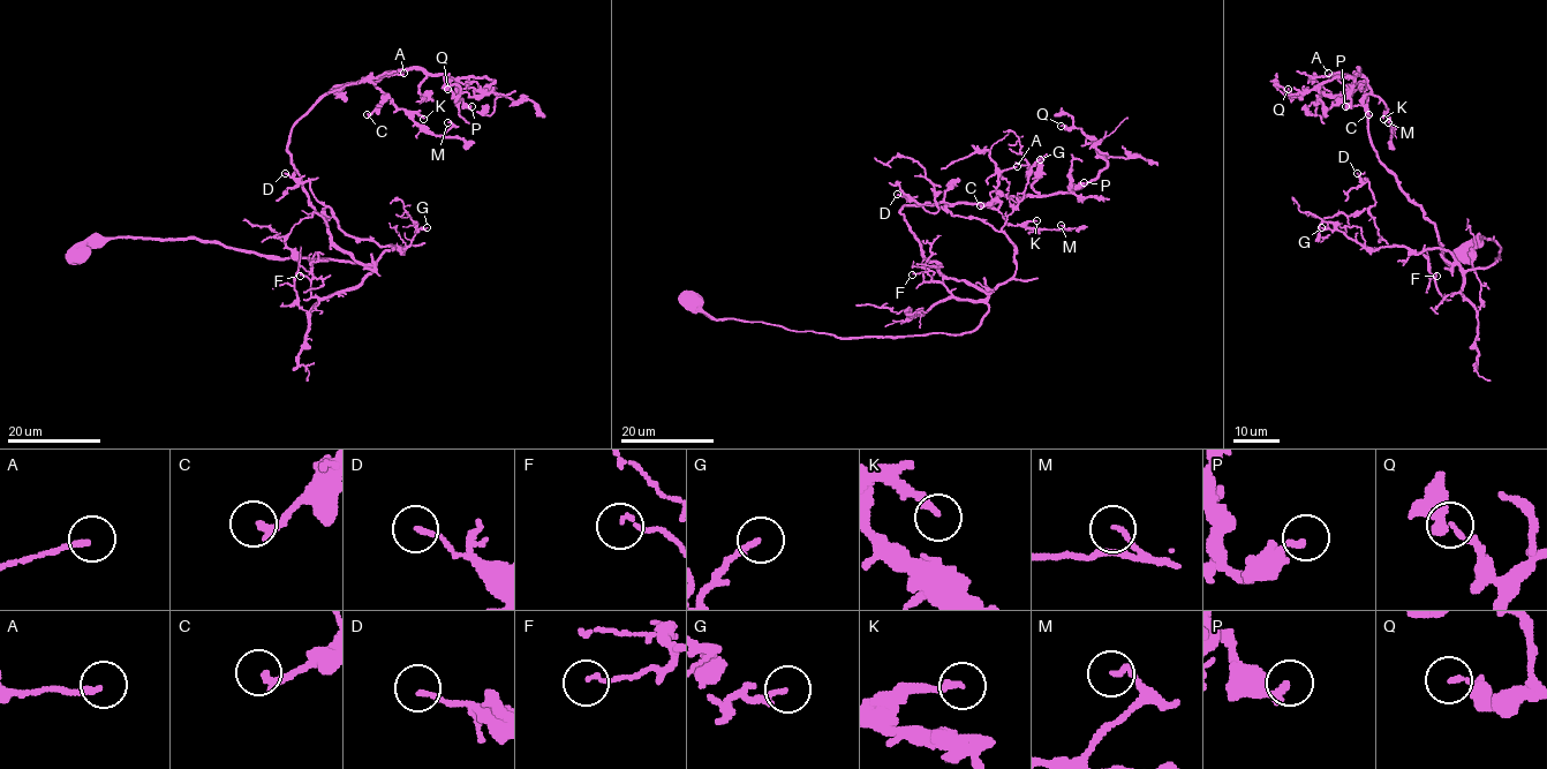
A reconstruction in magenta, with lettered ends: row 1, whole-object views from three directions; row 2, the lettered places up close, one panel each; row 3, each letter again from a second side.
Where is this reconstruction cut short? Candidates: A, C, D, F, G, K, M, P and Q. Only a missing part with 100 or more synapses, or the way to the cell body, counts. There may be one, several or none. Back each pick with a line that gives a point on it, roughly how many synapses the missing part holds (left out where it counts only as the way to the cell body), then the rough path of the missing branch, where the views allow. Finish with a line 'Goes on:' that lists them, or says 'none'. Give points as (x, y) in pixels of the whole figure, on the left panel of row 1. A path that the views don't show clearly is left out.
Goes on: none

